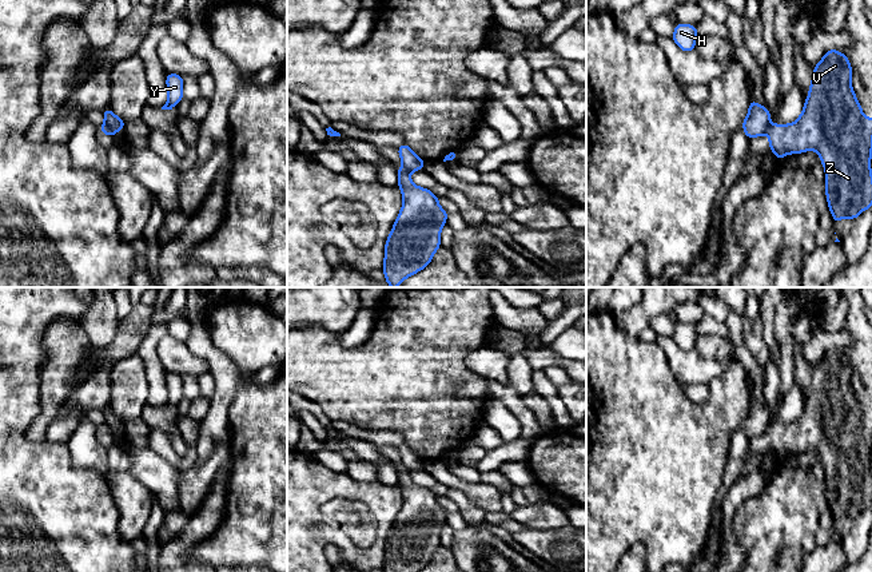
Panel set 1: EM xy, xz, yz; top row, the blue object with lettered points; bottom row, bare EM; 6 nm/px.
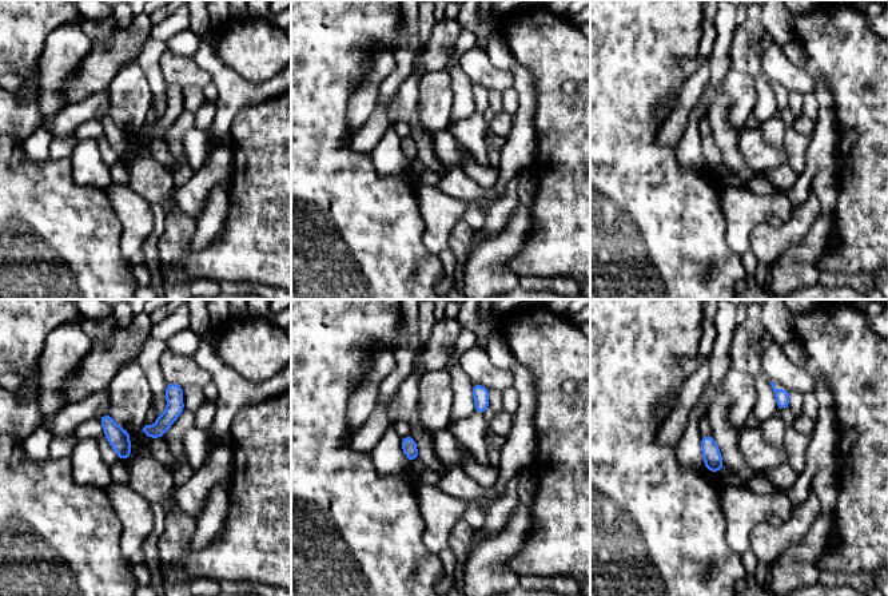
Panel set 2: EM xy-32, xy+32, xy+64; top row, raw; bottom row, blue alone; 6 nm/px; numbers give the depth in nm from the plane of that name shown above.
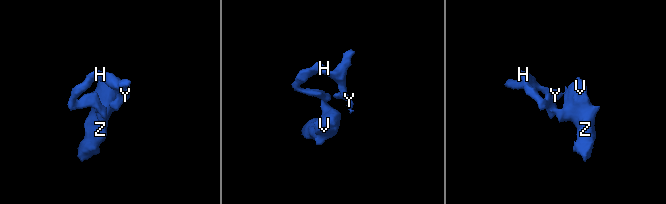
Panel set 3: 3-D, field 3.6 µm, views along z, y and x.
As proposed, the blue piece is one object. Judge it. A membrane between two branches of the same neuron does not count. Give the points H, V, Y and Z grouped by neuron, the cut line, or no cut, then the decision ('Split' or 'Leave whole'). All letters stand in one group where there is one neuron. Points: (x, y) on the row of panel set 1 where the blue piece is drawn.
Groups: H Y / V Z. Split along yz (769, 123), (764, 131). Split

